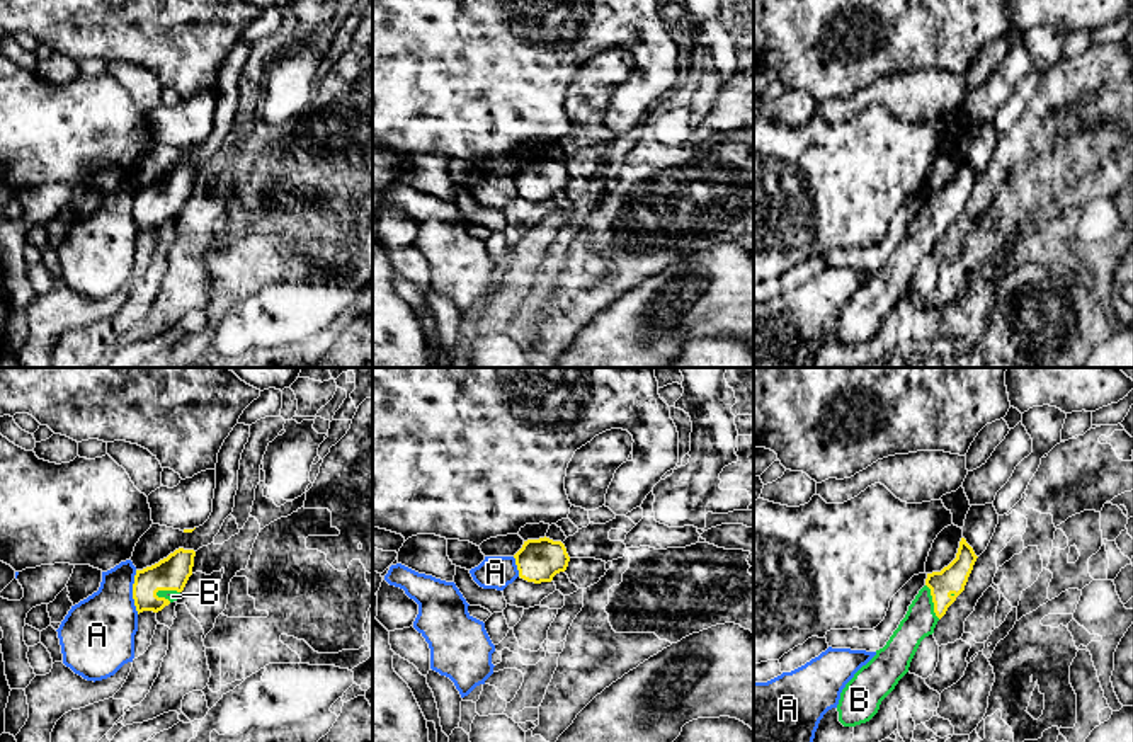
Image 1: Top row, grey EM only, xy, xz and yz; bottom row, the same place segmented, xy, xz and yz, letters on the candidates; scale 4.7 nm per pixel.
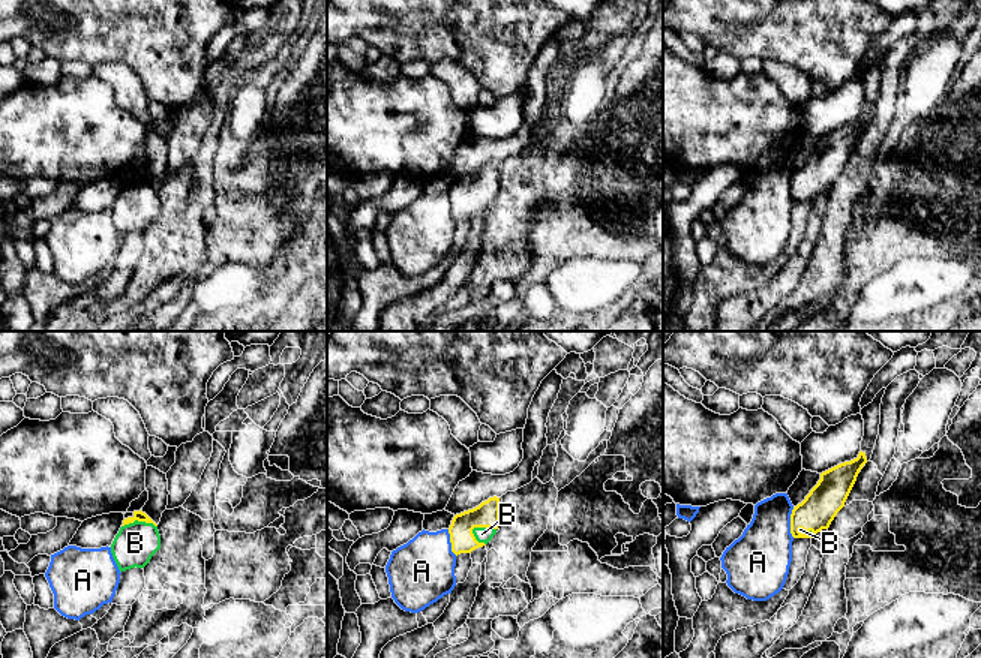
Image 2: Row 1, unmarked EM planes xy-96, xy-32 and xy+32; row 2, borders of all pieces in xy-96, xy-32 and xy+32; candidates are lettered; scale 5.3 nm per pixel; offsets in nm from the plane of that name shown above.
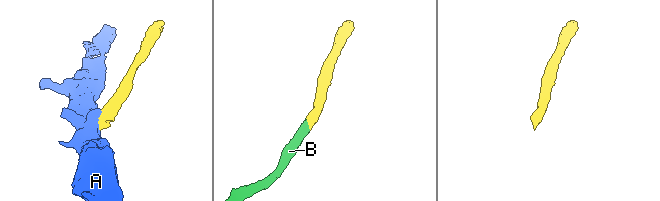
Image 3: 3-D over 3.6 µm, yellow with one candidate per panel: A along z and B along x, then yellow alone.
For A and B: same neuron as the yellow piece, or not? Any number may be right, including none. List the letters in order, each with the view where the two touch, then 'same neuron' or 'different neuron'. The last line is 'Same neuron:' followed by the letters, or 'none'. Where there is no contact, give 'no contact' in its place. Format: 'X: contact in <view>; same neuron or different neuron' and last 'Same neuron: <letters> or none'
A: contact in xy; different neuron
B: contact in xy; same neuron
Same neuron: B

